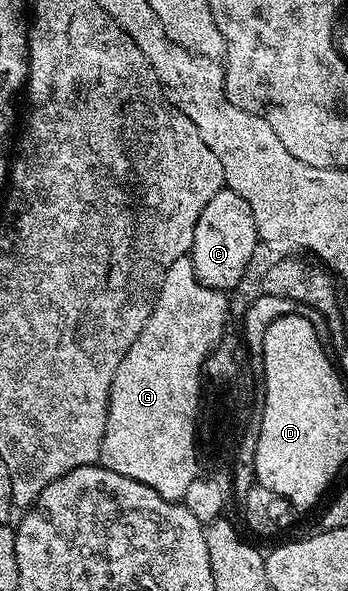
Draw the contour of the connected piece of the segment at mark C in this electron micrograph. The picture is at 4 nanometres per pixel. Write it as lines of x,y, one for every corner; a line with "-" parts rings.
226,186
221,188
210,202
206,202
206,210
198,214
198,226
194,226
190,259
196,276
208,288
229,290
243,278
256,252
256,244
256,223
250,206
246,206
246,198
234,194

